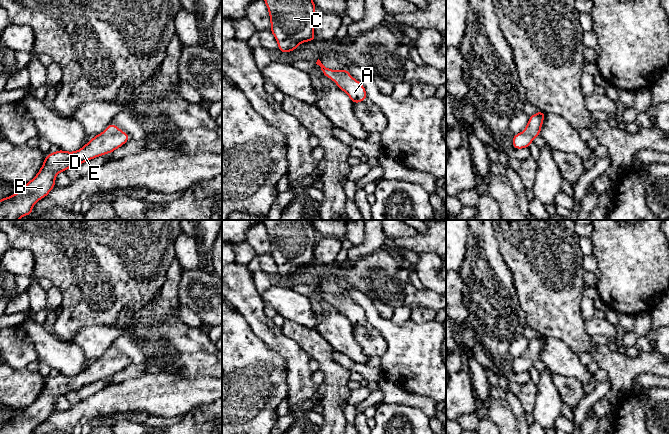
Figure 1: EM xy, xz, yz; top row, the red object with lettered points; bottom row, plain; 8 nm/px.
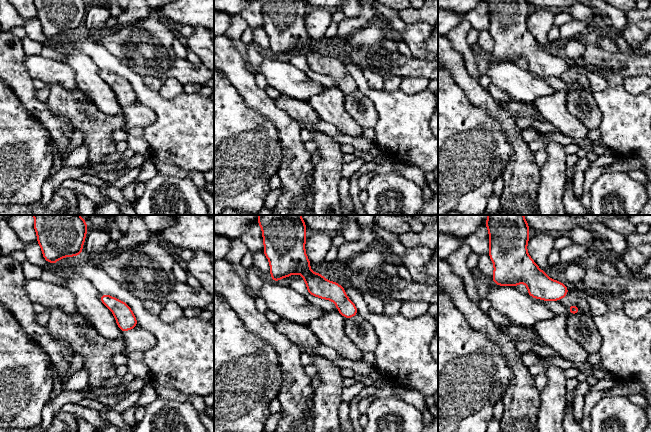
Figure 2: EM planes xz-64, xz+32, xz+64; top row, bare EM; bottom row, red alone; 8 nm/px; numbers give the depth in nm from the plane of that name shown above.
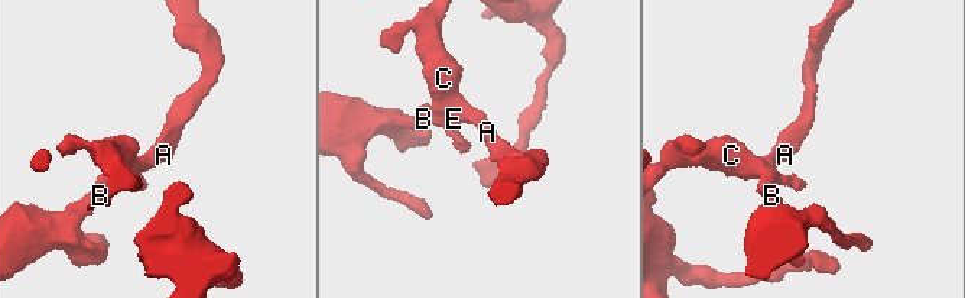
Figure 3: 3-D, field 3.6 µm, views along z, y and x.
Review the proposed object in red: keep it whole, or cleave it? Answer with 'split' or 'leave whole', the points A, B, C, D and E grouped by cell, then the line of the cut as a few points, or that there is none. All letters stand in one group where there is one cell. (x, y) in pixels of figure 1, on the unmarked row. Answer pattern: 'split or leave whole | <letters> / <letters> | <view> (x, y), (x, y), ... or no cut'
leave whole | A B C D E | no cut

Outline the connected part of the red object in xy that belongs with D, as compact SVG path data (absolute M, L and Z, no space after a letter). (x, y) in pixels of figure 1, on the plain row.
M109 348L103 357L75 376L58 374L49 377L38 398L15 419L0 424L0 434L32 434L34 428L46 421L55 411L56 399L70 391L113 376L129 365L130 360L114 348Z

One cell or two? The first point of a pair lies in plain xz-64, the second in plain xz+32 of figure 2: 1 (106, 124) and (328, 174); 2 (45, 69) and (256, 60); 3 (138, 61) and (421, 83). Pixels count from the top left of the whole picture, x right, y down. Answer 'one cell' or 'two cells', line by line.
1: one cell
2: two cells
3: two cells

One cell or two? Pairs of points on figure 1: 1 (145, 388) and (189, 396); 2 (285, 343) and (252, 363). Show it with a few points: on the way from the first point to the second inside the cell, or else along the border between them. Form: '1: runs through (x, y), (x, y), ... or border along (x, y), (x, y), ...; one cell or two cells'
1: runs through (156, 393), (178, 395); one cell
2: border along (256, 334), (284, 359), (286, 370); two cells

